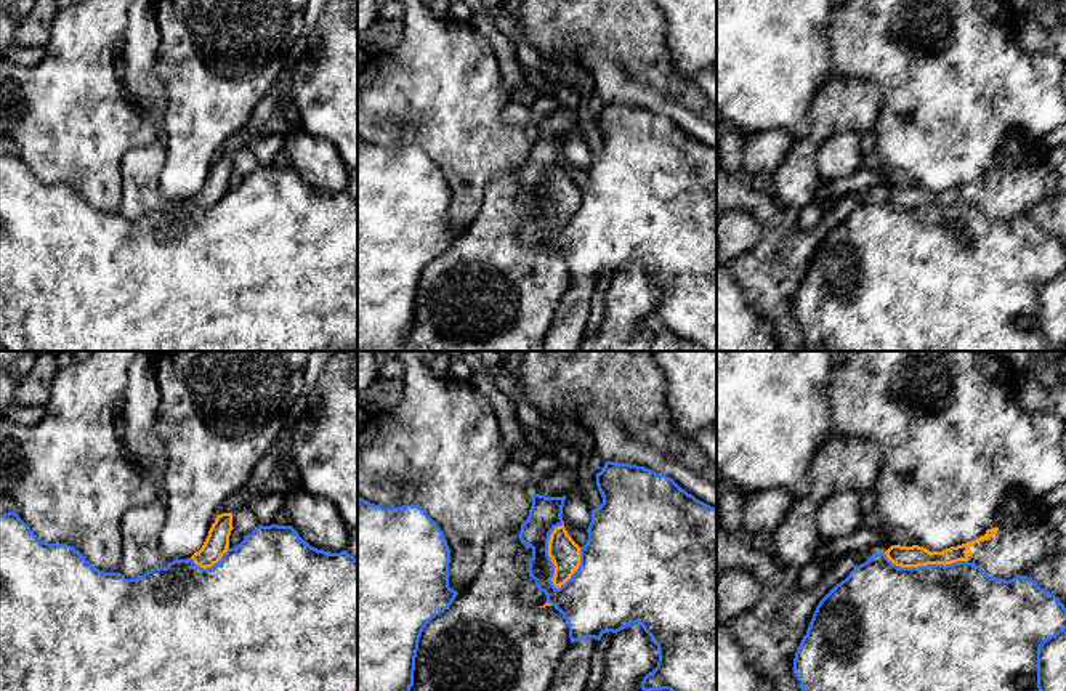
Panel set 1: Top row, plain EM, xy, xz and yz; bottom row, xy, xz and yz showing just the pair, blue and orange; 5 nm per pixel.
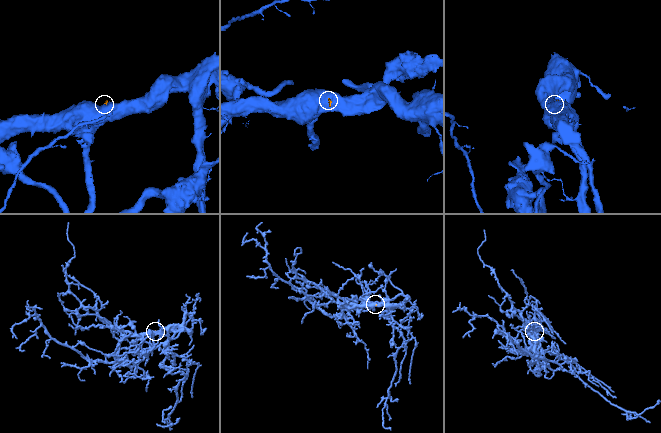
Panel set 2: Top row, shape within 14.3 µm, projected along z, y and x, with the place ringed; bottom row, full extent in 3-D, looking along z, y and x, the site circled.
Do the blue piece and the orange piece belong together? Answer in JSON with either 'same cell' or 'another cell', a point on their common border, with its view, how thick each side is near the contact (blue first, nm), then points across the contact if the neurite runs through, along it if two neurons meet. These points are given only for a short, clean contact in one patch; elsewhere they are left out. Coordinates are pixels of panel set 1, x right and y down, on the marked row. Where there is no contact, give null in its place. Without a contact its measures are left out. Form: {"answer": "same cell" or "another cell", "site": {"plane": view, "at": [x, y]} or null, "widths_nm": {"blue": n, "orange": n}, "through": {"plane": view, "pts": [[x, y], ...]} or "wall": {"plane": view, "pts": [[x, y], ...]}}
{"answer": "another cell", "site": {"plane": "xz", "at": [547, 555]}, "widths_nm": {"blue": 190, "orange": 150}}

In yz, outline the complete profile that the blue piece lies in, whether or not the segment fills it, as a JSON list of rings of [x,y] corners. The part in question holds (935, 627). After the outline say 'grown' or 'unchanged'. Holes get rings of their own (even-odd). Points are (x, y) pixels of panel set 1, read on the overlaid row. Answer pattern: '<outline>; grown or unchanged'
[[[875,553],[819,601],[793,673],[802,691],[1044,691],[1040,649],[1064,630],[1064,604],[1028,576],[997,579],[968,561],[901,568]]]; unchanged

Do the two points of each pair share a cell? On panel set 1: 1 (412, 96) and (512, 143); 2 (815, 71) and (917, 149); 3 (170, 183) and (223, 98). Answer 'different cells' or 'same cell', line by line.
1: same cell
2: different cells
3: same cell

